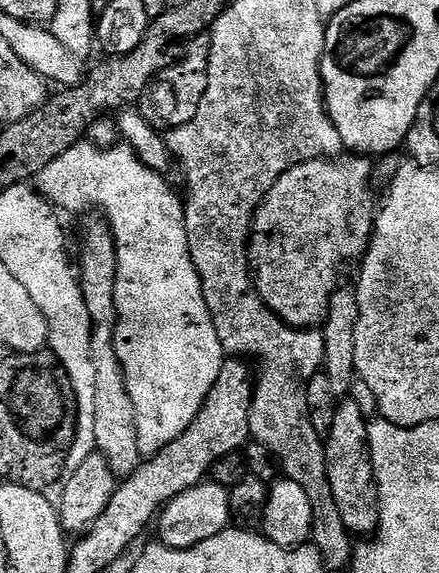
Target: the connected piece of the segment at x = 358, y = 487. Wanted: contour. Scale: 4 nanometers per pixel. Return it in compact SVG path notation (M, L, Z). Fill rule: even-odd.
M343 401L336 407L334 424L324 440L331 493L342 515L342 522L346 523L348 532L354 536L373 535L380 525L380 492L377 490L375 472L368 454L368 425L368 418L362 414L357 403Z

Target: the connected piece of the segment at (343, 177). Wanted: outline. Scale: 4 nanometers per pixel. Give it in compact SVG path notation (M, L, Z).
M345 154L330 160L302 162L278 182L260 203L252 223L250 263L254 273L256 291L270 306L270 310L292 328L316 328L327 318L330 298L341 287L340 275L351 260L359 261L368 251L372 230L376 226L378 196L372 193L374 164L363 154Z

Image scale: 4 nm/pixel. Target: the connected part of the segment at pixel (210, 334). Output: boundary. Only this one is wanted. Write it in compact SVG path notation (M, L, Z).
M81 142L75 144L66 154L54 158L46 170L38 173L34 181L34 187L49 200L56 208L61 208L64 212L84 212L87 213L88 207L92 210L99 210L103 219L107 220L112 228L112 233L116 239L116 353L120 359L120 364L124 368L124 377L130 390L130 398L134 402L136 410L136 421L138 422L139 446L141 457L157 456L170 442L174 442L194 422L194 418L202 410L210 390L216 385L218 374L222 370L226 359L226 353L222 342L218 342L218 330L214 330L214 322L210 310L206 306L206 298L202 294L202 282L194 262L190 258L190 246L186 238L186 218L184 217L184 200L163 180L164 176L159 171L148 168L140 160L136 150L129 147L127 143L120 142L117 148L99 148L96 144Z

